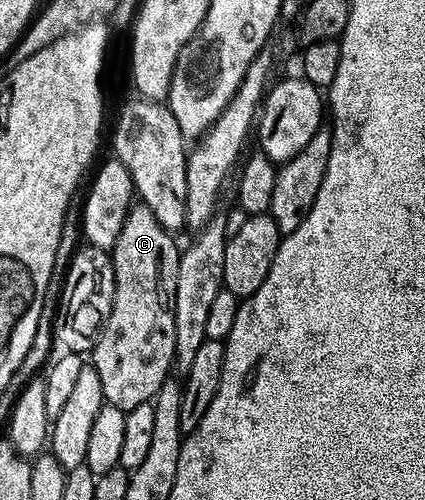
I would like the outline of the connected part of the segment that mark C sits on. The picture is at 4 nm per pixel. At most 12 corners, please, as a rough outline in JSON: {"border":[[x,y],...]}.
{"border":[[138,202],[112,249],[92,353],[106,403],[151,403],[176,364],[180,244]]}

